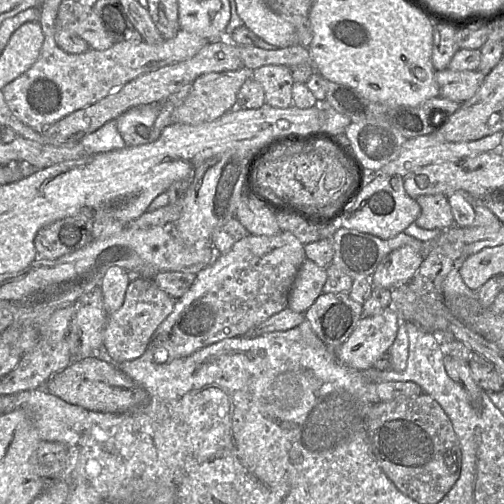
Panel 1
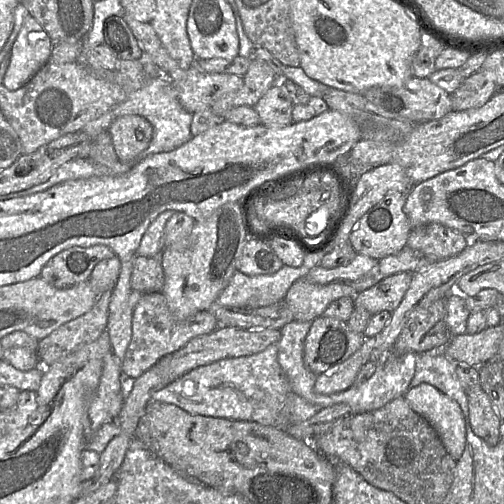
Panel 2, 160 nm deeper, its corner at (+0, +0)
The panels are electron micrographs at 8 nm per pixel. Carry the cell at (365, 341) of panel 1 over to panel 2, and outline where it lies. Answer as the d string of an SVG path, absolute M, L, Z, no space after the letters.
M376 336L366 338L360 349L340 366L317 376L315 391L321 395L331 395L353 385L359 371L369 362L376 341Z

